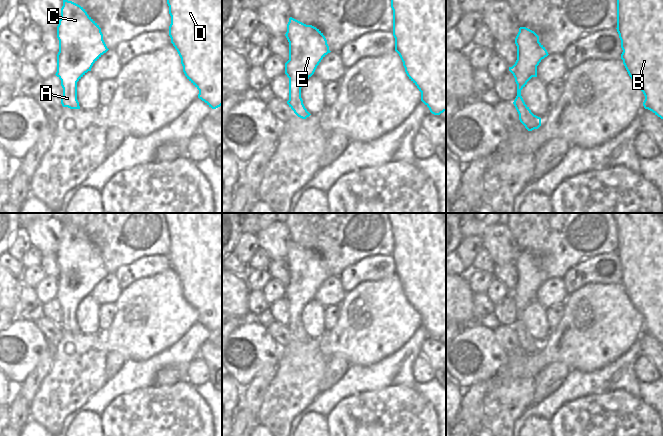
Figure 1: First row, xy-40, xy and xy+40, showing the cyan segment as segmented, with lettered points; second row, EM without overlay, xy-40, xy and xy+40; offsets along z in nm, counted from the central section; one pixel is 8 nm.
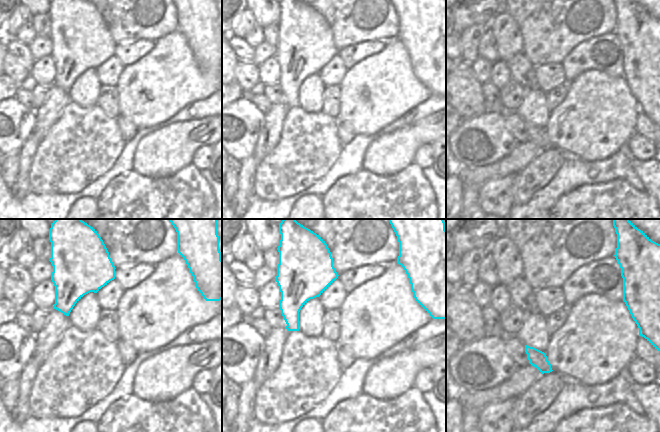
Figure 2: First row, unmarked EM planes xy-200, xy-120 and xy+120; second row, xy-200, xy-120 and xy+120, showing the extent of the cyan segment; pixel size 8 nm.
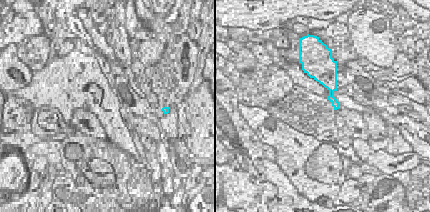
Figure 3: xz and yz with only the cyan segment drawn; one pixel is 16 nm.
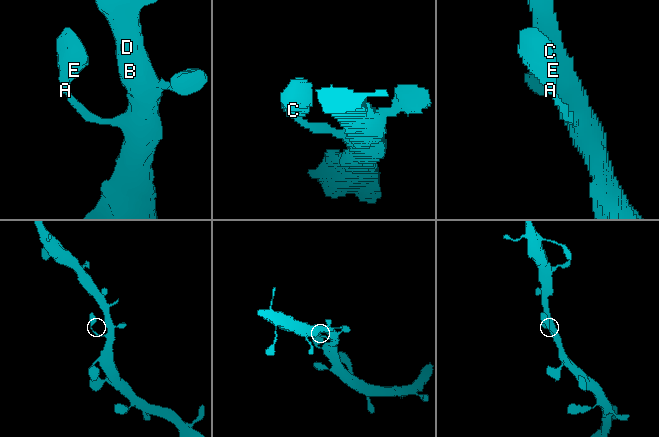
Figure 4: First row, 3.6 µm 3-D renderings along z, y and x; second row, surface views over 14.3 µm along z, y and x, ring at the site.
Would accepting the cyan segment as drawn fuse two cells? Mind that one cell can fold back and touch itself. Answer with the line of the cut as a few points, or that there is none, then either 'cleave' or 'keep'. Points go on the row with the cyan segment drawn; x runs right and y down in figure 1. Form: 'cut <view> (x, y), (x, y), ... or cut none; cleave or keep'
cut none; keep

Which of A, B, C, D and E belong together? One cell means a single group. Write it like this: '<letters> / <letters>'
A B C D E

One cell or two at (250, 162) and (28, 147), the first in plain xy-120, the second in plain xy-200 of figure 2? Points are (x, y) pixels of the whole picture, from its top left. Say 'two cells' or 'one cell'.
one cell

